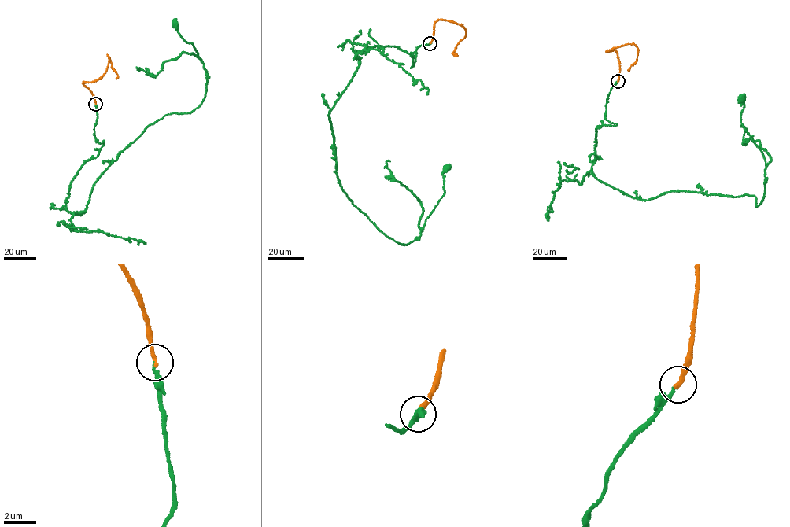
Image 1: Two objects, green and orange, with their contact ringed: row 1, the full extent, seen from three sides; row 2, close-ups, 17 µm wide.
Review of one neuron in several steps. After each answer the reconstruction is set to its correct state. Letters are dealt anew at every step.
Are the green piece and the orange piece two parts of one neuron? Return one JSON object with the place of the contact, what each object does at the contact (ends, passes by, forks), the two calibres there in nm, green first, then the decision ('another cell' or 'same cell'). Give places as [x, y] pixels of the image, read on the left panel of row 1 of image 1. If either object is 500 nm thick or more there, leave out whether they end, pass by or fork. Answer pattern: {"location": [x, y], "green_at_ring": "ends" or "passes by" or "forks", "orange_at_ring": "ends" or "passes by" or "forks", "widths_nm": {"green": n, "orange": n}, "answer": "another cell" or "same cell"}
{"location": [95, 104], "green_at_ring": "ends", "orange_at_ring": "ends", "widths_nm": {"green": 180, "orange": 280}, "answer": "same cell"}

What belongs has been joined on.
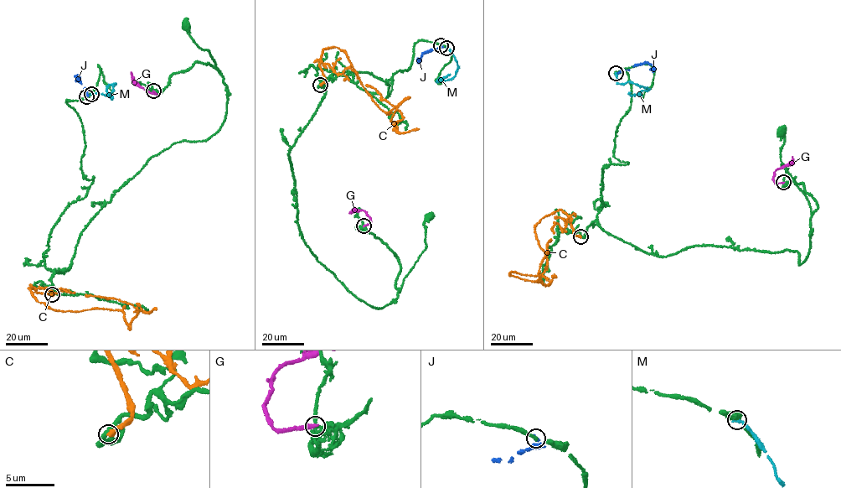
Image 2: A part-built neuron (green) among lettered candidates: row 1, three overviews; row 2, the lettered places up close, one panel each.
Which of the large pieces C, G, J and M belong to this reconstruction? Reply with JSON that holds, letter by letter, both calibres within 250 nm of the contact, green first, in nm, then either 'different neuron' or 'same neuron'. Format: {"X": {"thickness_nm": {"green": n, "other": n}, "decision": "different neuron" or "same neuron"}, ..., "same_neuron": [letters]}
{"C": {"thickness_nm": {"green": 340, "other": 460}, "decision": "different neuron"}, "G": {"thickness_nm": {"green": 260, "other": 320}, "decision": "different neuron"}, "J": {"thickness_nm": {"green": 180, "other": 220}, "decision": "different neuron"}, "M": {"thickness_nm": {"green": 550, "other": 240}, "decision": "different neuron"}, "same_neuron": []}

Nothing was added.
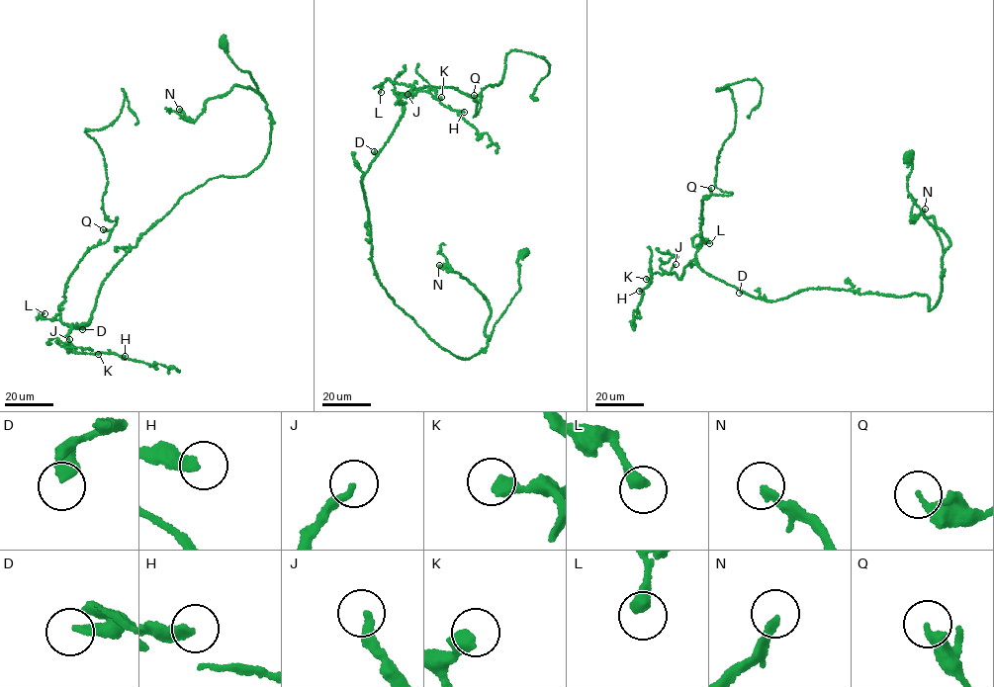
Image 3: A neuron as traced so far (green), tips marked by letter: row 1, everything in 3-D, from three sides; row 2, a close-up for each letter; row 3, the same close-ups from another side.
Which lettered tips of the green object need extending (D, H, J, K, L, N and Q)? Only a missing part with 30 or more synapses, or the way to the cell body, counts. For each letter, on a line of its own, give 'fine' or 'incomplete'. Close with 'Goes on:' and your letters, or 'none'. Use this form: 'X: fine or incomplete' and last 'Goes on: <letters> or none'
D: fine
H: fine
J: fine
K: fine
L: fine
N: incomplete
Q: fine
Goes on: N

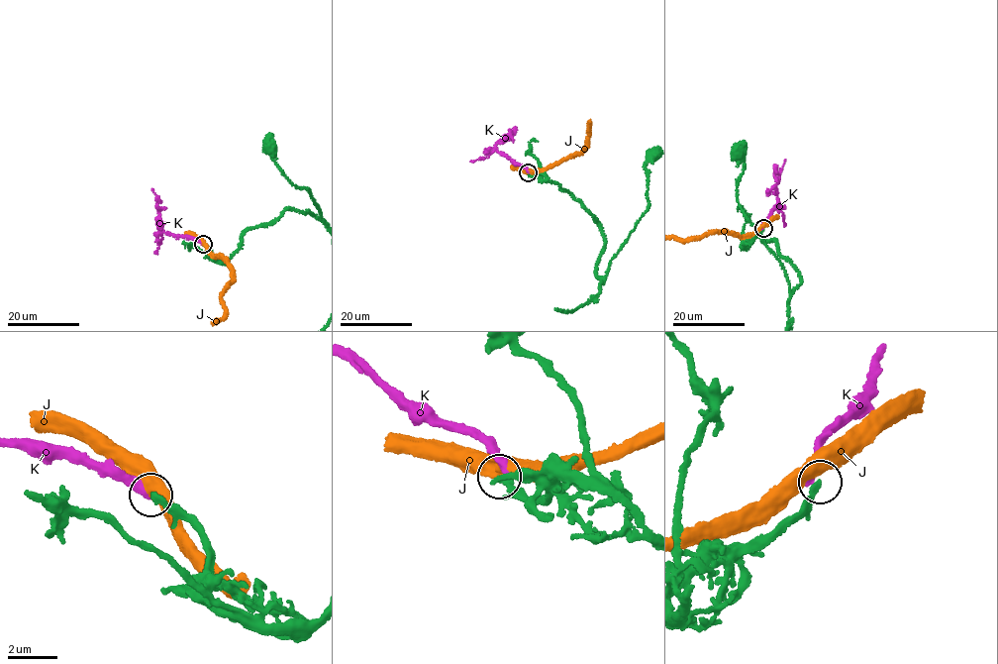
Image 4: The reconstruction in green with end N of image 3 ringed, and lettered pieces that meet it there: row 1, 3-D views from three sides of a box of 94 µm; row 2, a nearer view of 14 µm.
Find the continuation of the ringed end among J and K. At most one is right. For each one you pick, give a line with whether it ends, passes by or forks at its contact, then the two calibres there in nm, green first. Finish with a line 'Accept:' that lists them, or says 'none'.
Accept: none

